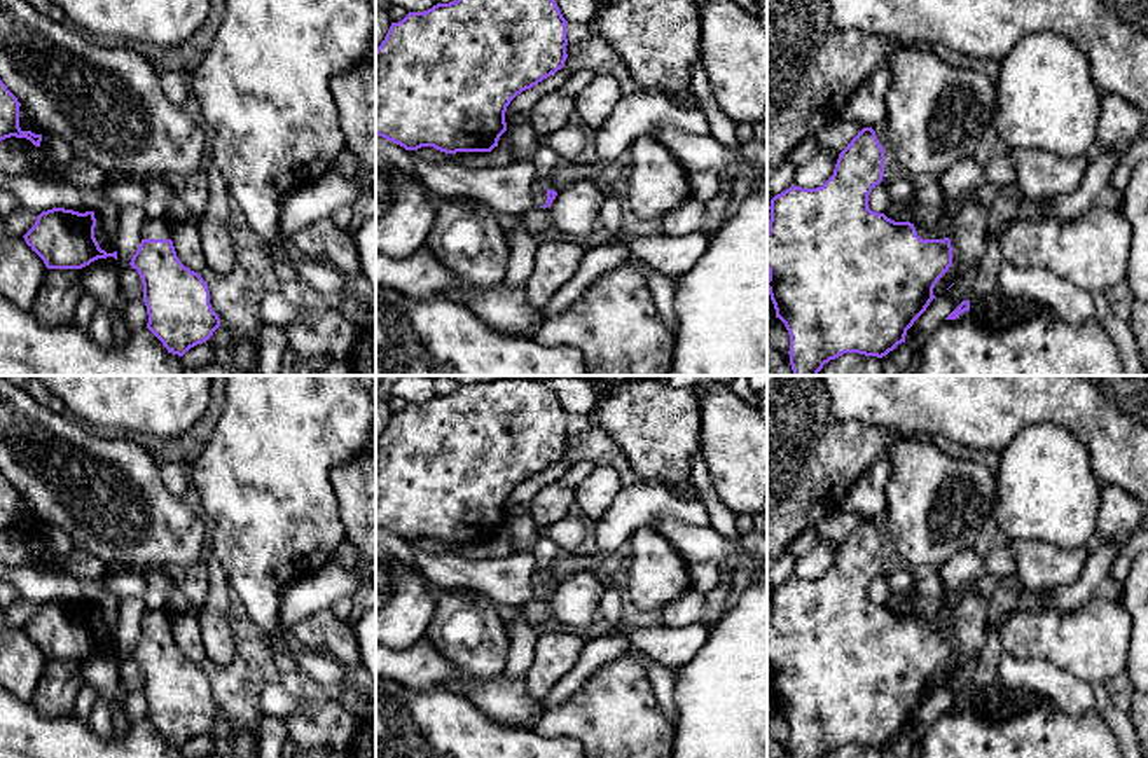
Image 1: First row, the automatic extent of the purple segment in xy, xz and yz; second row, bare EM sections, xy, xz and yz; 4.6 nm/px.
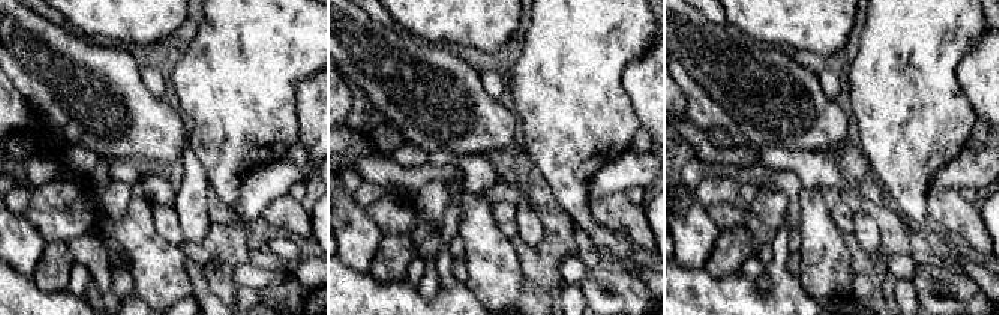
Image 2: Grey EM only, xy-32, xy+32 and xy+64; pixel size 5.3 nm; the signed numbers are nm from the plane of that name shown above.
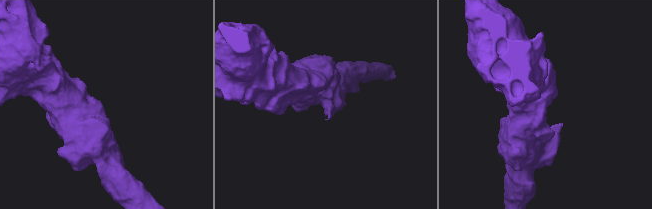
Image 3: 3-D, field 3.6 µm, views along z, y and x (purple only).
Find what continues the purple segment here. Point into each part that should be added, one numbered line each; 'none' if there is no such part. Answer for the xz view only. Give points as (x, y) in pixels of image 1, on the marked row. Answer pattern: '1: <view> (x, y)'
1: xz (539, 189)

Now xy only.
1: xy (152, 227)

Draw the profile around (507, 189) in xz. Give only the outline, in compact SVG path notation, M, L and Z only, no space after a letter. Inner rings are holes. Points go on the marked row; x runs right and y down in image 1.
M418 159L416 176L440 197L463 197L493 211L524 215L535 208L531 183L536 168L531 161L512 161L498 168L467 168L454 162Z

